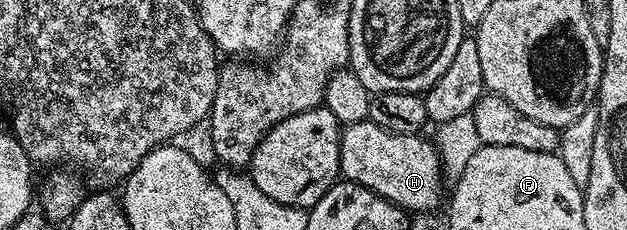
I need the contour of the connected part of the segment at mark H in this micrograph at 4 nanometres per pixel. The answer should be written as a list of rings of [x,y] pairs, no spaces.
[[[372,122],[347,123],[342,129],[342,140],[340,149],[340,175],[343,180],[351,183],[359,183],[368,189],[372,189],[380,197],[384,197],[390,203],[395,203],[407,213],[413,211],[434,211],[438,202],[443,202],[442,183],[442,162],[438,156],[438,149],[429,138],[421,139],[421,134],[401,135],[392,133],[380,125]]]

